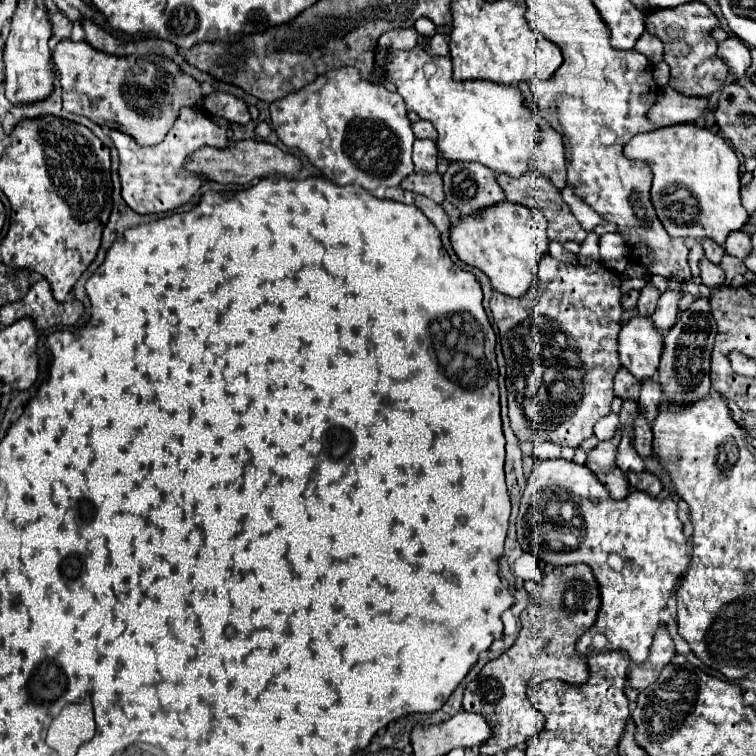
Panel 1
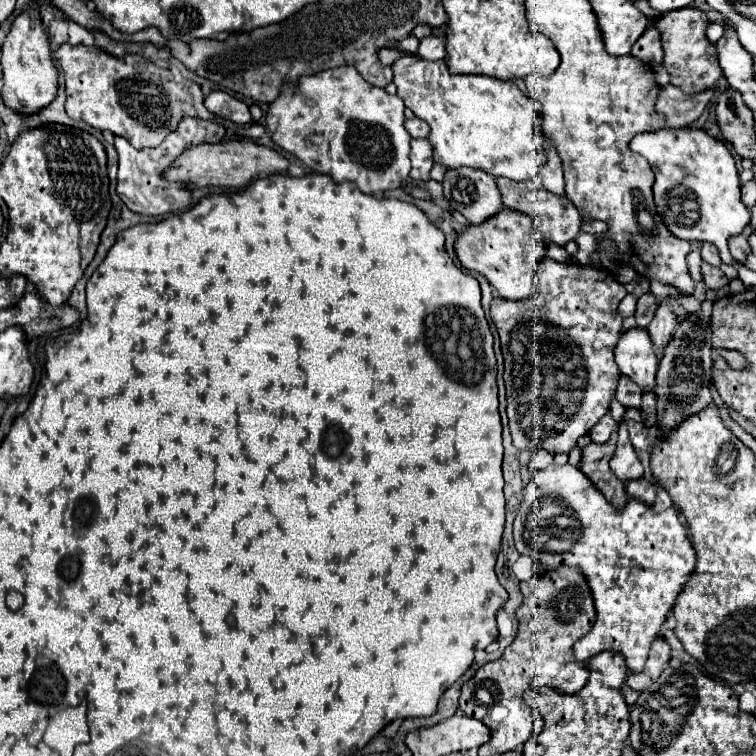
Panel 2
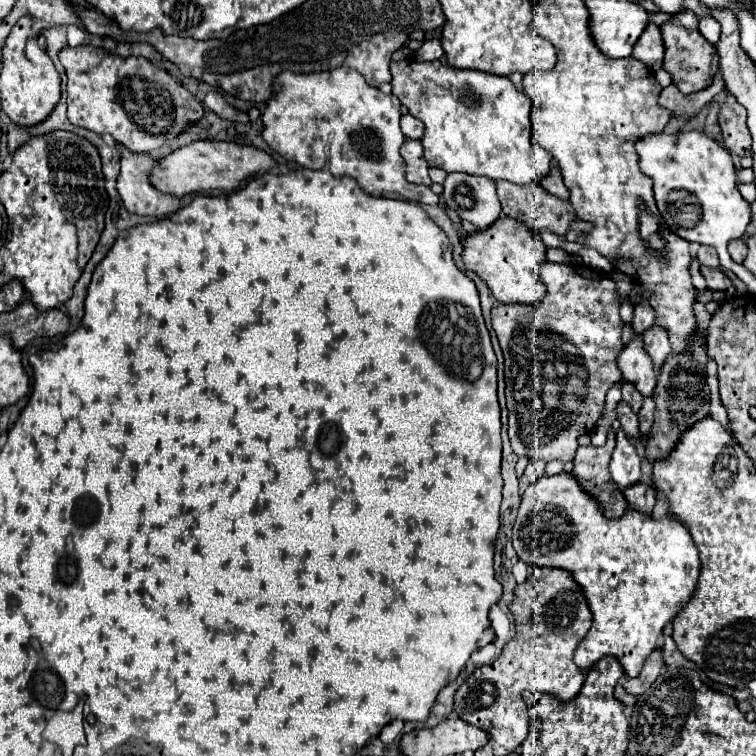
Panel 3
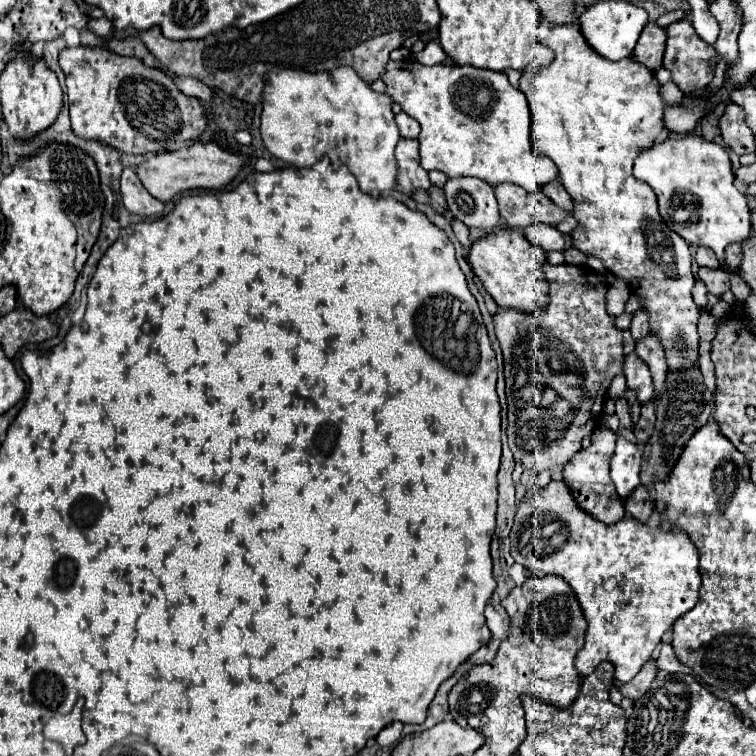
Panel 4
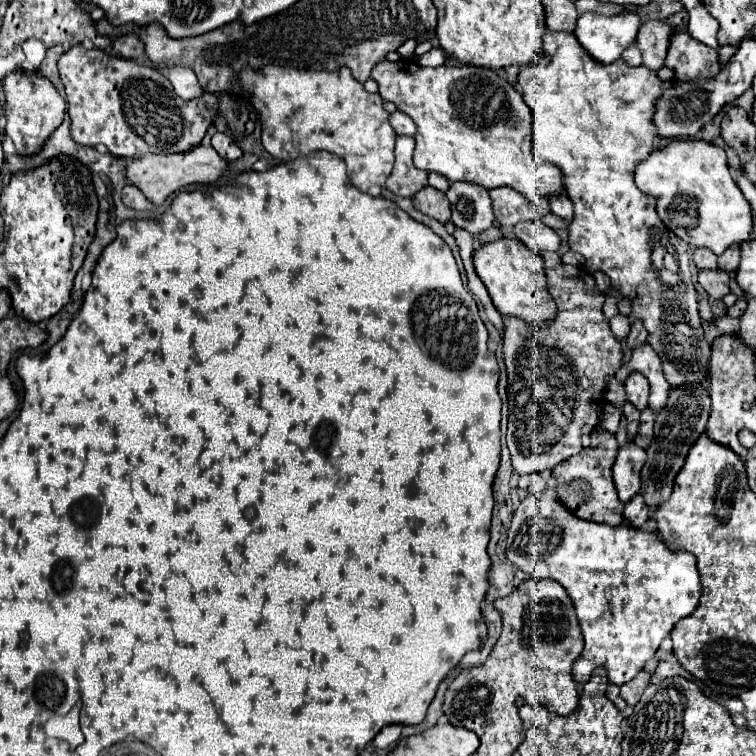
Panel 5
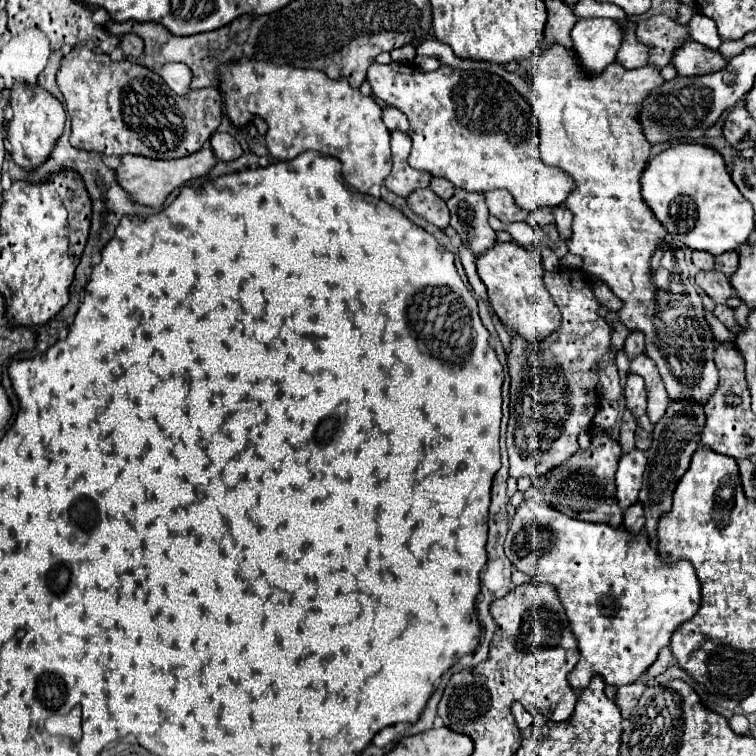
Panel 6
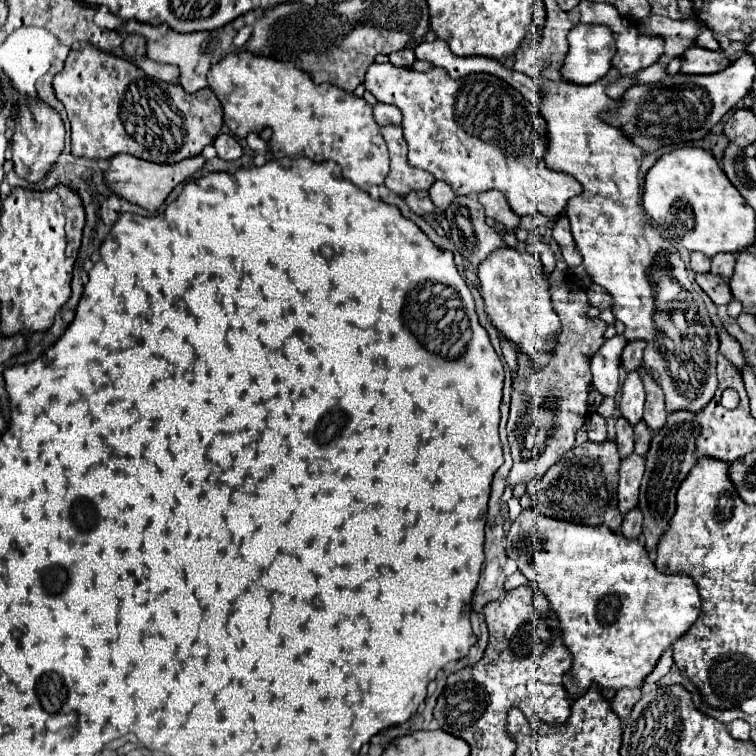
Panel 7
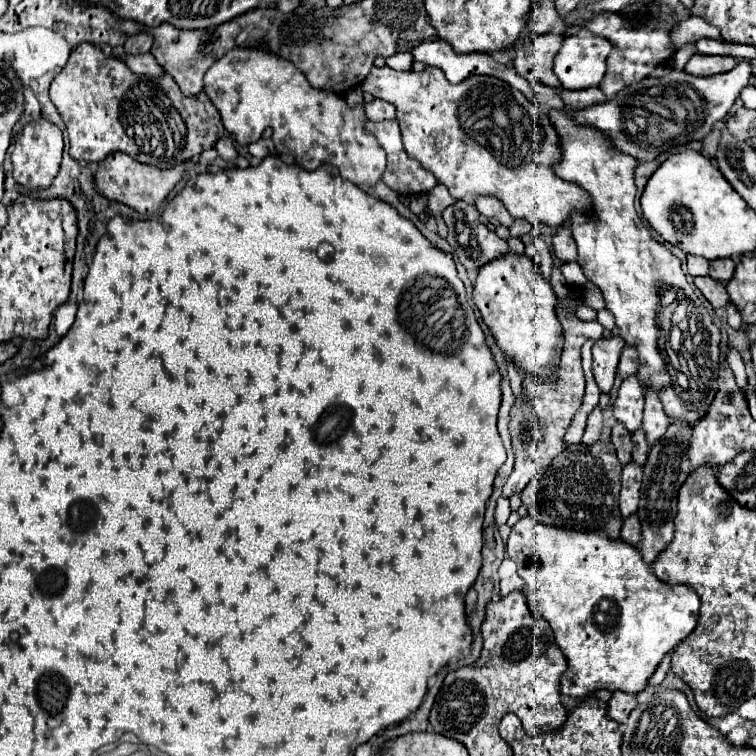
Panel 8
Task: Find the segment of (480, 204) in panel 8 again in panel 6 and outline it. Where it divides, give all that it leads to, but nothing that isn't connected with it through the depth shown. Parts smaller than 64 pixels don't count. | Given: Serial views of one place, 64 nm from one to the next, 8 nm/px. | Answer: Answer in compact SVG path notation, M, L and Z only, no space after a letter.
M490 190L484 194L486 196L486 204L492 216L496 216L502 224L512 224L512 222L520 222L520 220L528 220L528 216L532 212L520 208L512 194L508 190Z

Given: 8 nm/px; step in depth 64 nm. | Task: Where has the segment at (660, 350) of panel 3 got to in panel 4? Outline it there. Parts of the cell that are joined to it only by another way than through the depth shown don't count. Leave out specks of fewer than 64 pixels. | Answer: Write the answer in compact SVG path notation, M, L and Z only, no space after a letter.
M650 332L640 342L636 342L636 354L650 366L650 372L654 378L654 388L656 388L654 398L660 396L660 392L664 392L664 372L668 370L666 352L664 352L660 338Z

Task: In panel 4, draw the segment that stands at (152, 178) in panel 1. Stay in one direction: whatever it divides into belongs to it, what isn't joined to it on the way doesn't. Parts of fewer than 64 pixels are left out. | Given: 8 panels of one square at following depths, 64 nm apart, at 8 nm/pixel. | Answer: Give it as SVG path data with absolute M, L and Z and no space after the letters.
M126 166L120 178L120 194L124 206L132 214L140 216L162 216L166 212L166 202L156 200L150 192L146 192L144 184L136 174L136 166Z

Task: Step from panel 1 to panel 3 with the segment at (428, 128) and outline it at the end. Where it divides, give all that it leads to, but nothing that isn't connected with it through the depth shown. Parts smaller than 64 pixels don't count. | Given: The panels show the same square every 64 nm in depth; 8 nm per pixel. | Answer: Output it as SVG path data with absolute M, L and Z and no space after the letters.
M406 114L406 116L402 116L402 120L400 120L400 126L402 126L402 132L404 132L404 136L406 138L422 138L424 136L424 122L422 120L416 120L414 116L410 116L410 114Z

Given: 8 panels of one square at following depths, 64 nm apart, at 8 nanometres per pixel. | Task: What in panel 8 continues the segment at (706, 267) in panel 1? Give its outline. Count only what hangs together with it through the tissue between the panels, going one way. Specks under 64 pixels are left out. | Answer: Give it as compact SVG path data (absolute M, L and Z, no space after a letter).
M696 276L694 284L698 286L698 290L706 296L706 300L714 306L714 308L722 308L730 302L728 292L726 292L726 284L720 280L714 280L710 276Z

